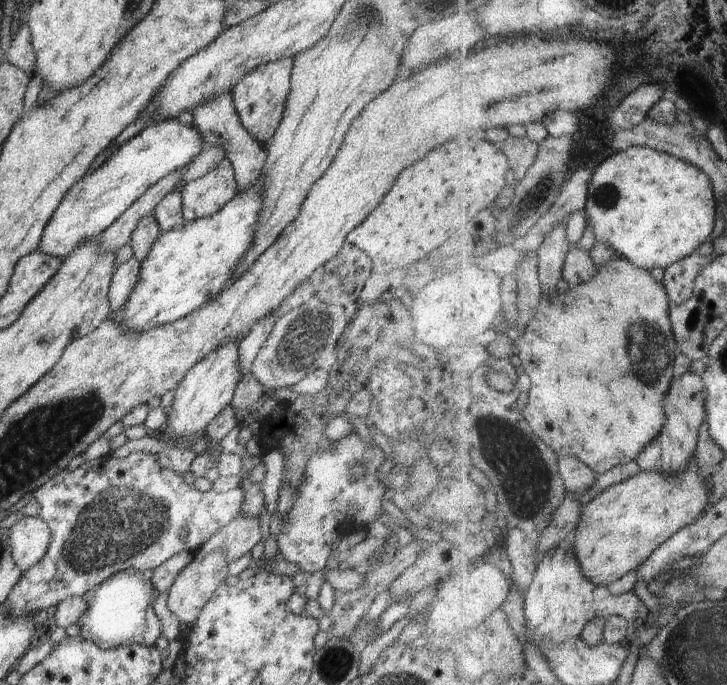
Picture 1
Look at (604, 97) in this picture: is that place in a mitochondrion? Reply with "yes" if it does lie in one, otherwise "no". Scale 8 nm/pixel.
no

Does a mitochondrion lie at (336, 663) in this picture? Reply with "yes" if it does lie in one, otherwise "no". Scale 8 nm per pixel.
yes

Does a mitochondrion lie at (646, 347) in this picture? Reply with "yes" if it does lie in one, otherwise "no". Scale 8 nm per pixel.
yes

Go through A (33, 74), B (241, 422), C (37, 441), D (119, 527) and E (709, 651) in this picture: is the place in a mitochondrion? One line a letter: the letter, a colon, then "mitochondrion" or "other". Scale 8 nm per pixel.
A: other
B: other
C: mitochondrion
D: mitochondrion
E: mitochondrion

